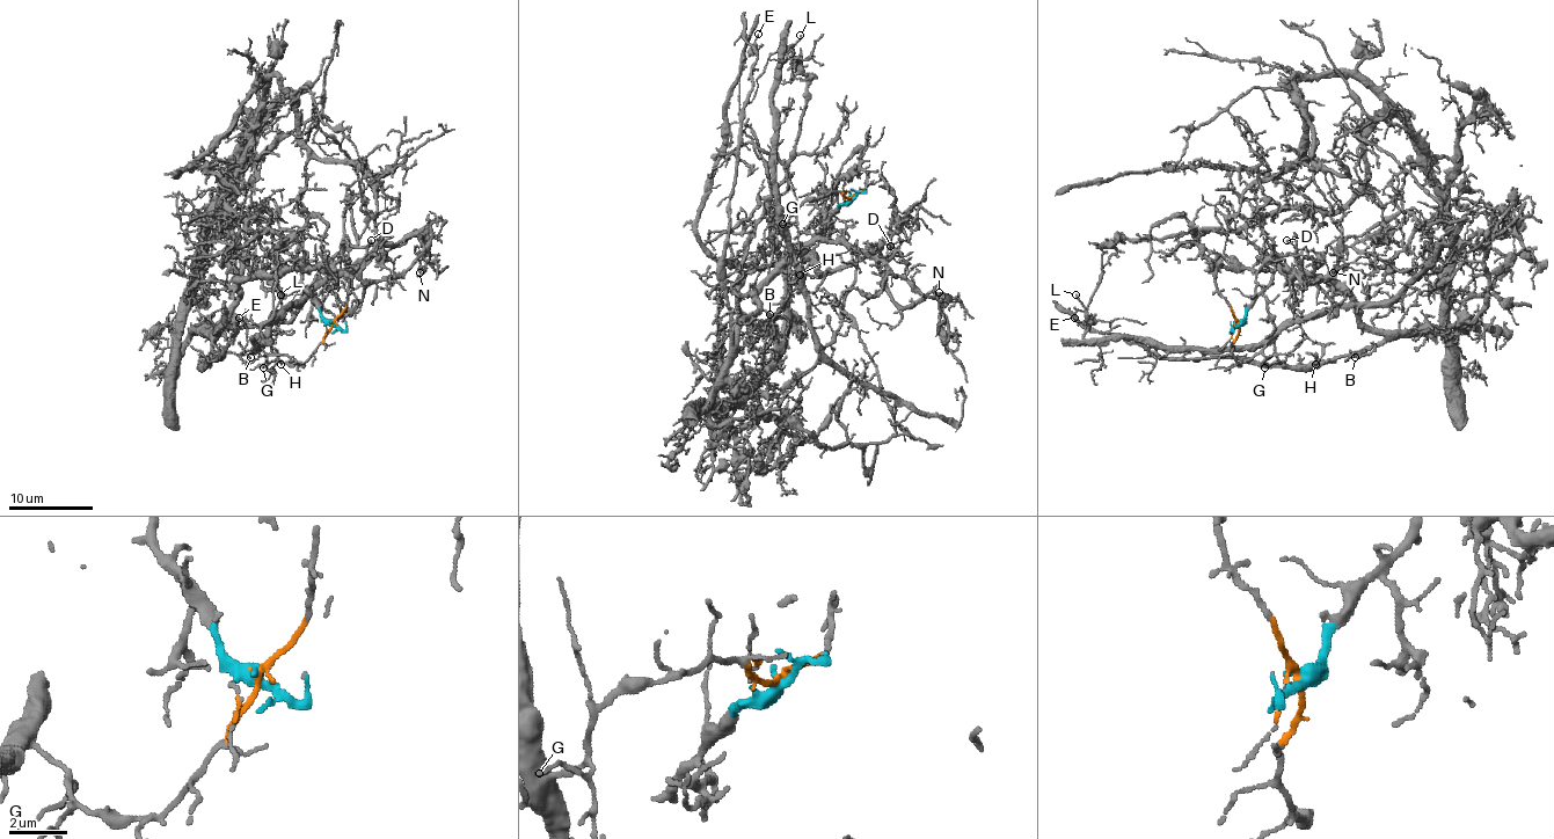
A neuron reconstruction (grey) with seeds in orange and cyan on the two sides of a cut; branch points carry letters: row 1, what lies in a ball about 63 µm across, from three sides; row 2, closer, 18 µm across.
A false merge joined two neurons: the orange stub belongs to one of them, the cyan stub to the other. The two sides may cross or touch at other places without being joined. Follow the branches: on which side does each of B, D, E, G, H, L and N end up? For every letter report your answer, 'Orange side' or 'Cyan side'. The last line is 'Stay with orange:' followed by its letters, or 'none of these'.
B: Cyan side
D: Cyan side
E: Cyan side
G: Orange side
H: Orange side
L: Orange side
N: Cyan side
Stay with orange: G, H, L

